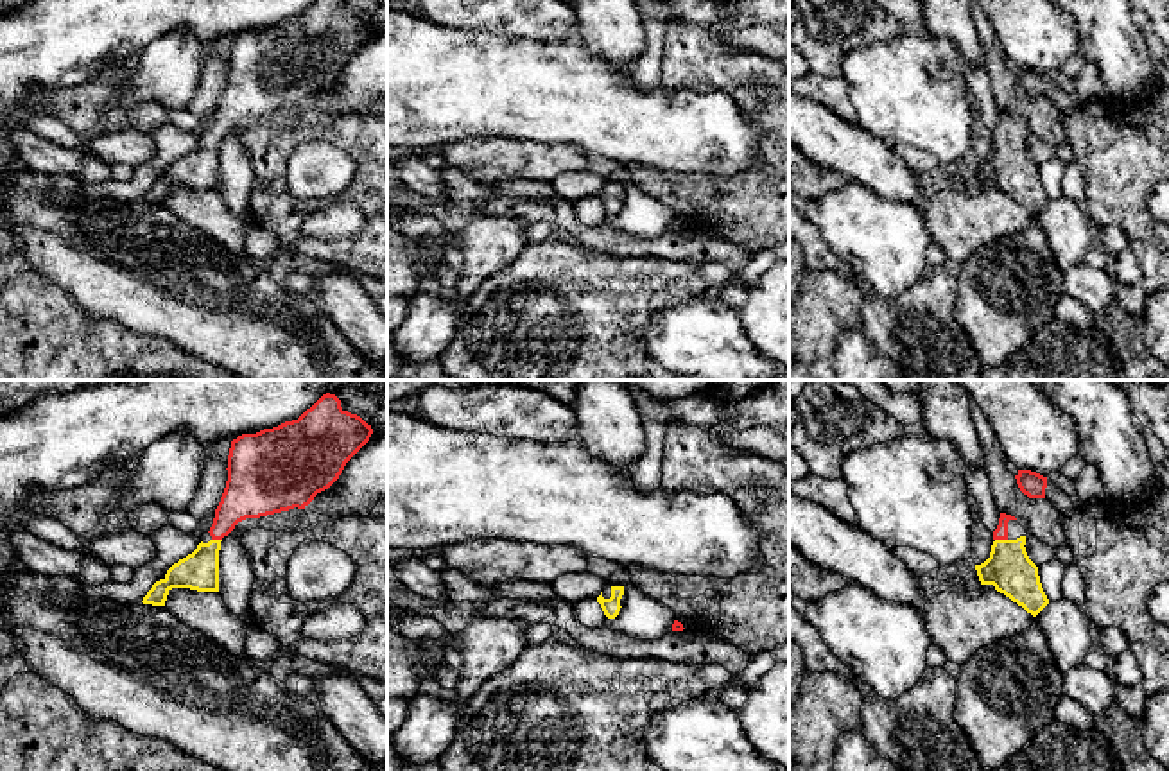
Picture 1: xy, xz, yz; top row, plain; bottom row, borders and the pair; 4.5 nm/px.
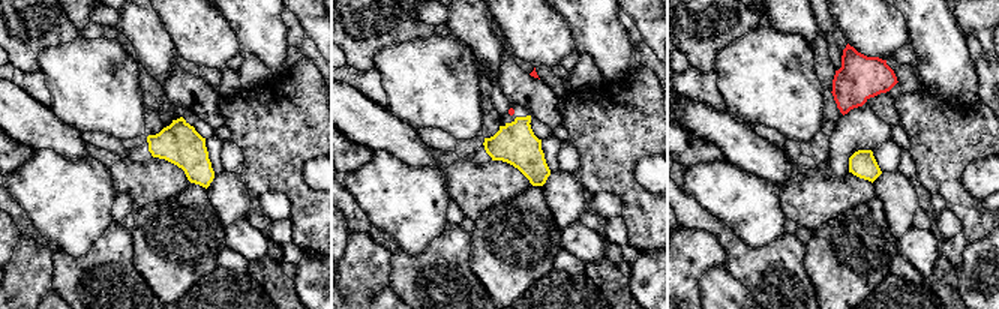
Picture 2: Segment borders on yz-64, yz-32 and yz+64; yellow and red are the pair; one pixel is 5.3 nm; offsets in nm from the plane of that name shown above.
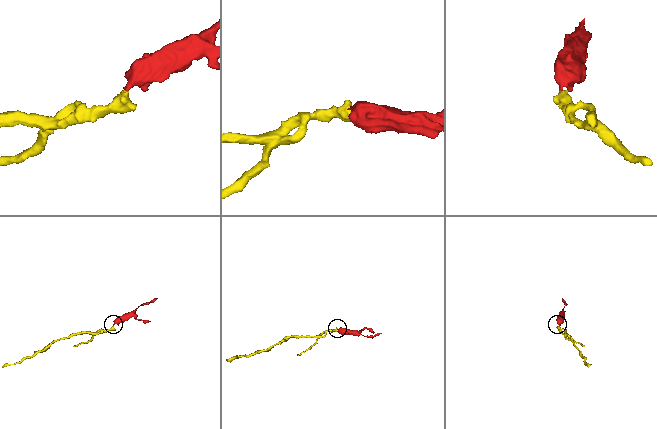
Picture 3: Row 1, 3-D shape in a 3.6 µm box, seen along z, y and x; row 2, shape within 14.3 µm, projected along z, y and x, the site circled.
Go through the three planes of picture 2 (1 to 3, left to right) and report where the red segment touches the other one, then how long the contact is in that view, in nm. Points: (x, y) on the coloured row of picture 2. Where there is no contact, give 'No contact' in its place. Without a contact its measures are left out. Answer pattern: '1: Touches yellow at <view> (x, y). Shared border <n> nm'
1: No contact
2: No contact
3: No contact

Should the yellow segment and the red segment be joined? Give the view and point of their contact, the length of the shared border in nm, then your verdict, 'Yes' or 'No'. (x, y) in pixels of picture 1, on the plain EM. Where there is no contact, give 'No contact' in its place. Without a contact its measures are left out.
Touches yellow at yz (1001, 138). Shared border 60 nm. Yes

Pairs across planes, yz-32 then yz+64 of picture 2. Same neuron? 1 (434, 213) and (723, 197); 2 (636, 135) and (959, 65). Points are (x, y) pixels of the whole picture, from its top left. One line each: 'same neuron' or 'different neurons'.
1: same neuron
2: different neurons

